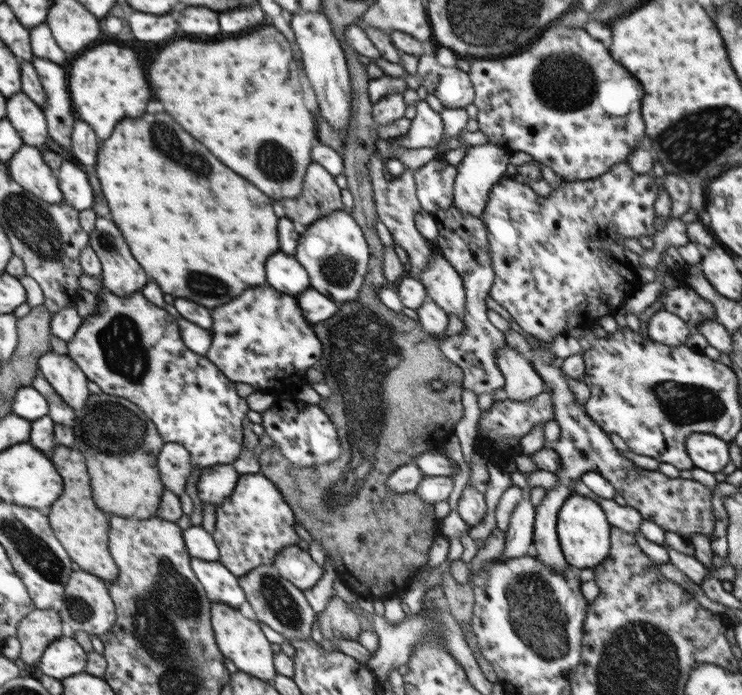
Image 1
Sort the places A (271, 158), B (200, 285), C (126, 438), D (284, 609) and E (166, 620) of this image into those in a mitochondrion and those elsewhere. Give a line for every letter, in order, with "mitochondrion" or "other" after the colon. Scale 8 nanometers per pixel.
A: mitochondrion
B: mitochondrion
C: mitochondrion
D: mitochondrion
E: mitochondrion

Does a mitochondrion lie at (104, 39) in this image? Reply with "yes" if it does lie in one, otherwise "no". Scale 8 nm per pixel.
no

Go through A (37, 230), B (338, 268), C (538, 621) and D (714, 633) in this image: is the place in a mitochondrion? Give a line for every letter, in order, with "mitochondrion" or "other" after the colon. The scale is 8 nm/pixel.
A: mitochondrion
B: mitochondrion
C: mitochondrion
D: other

